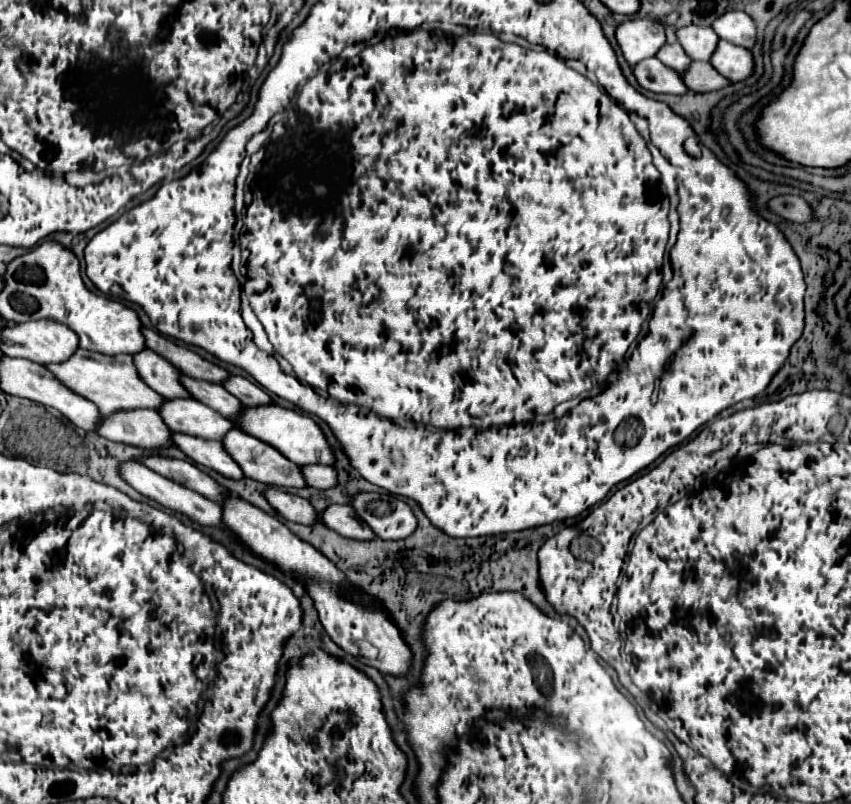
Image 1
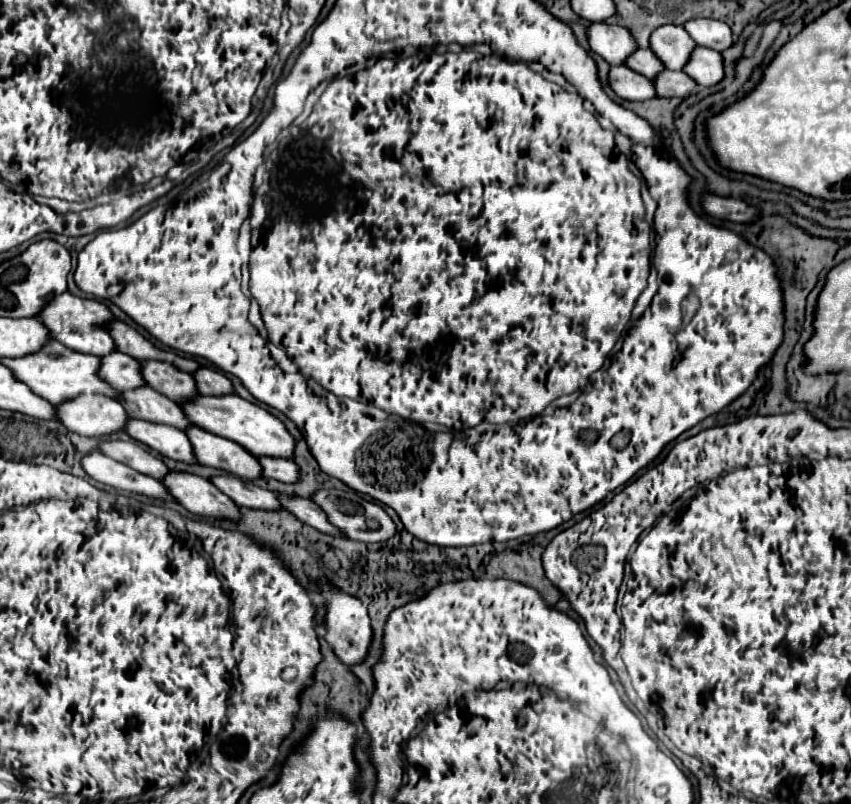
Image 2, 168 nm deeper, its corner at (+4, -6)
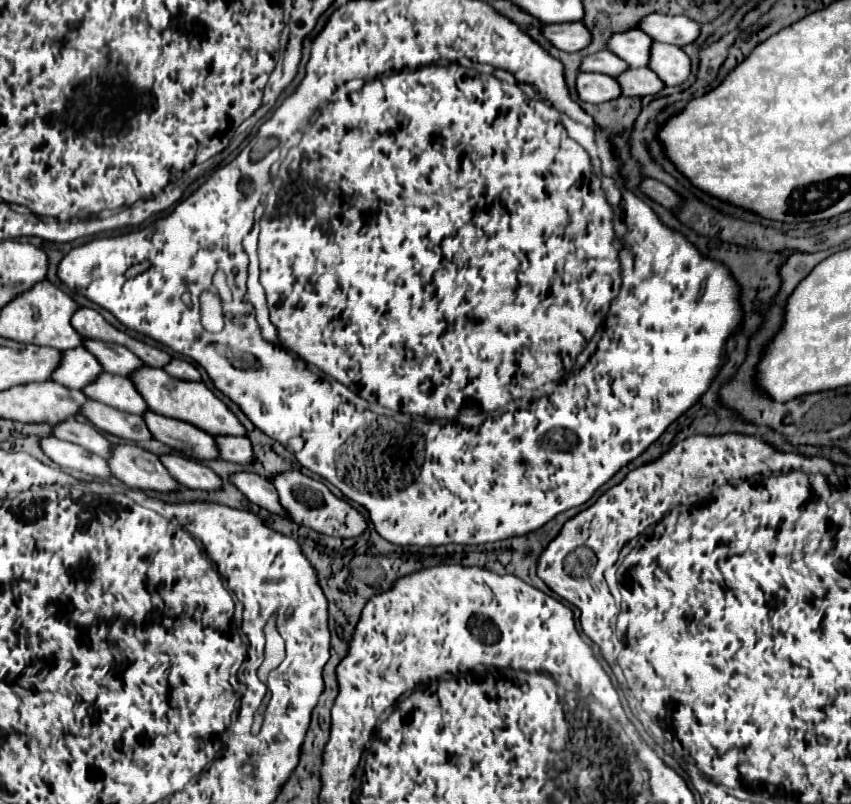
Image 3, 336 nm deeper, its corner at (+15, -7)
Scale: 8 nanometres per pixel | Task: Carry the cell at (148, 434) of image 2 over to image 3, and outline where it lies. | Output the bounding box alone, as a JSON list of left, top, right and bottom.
[82,400,152,442]

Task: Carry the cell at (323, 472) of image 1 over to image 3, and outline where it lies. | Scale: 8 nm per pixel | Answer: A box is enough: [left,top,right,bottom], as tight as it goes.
[216,436,252,466]

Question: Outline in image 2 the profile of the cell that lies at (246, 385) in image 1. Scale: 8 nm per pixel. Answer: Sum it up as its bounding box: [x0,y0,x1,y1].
[193,367,233,395]

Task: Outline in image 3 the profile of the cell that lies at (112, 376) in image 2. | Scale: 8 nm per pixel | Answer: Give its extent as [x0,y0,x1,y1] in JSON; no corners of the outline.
[52,348,104,390]

